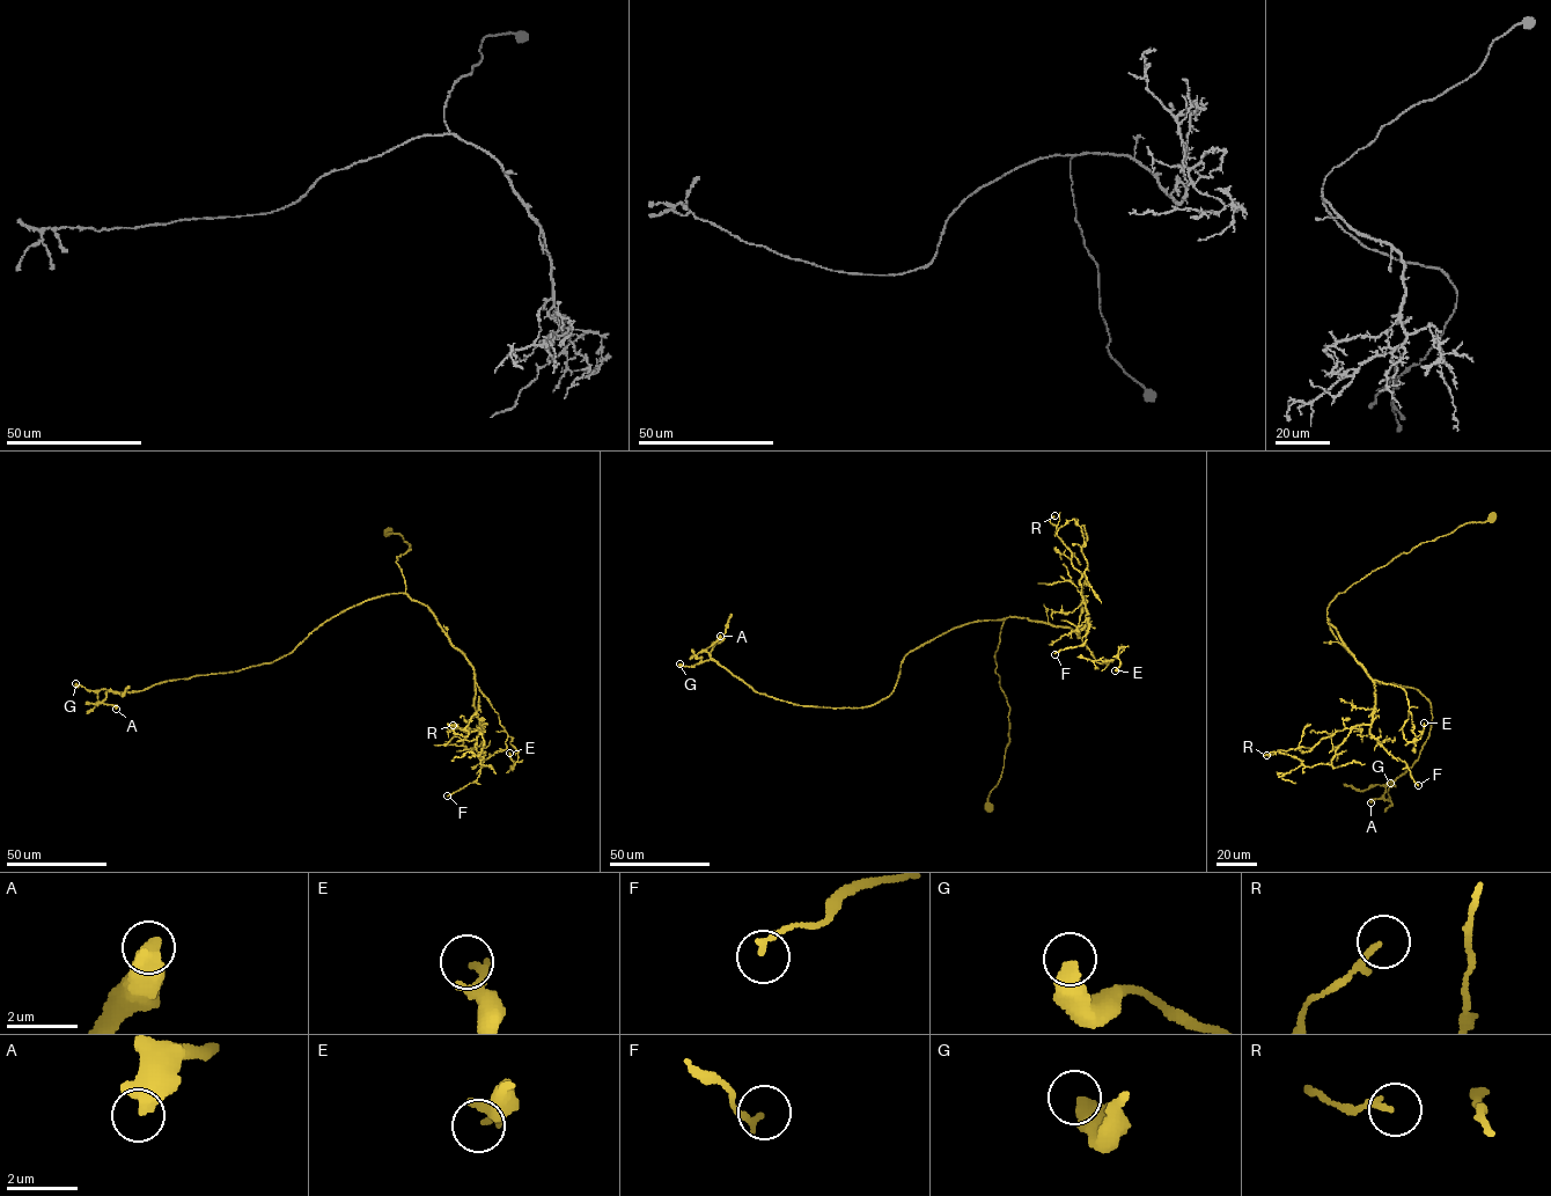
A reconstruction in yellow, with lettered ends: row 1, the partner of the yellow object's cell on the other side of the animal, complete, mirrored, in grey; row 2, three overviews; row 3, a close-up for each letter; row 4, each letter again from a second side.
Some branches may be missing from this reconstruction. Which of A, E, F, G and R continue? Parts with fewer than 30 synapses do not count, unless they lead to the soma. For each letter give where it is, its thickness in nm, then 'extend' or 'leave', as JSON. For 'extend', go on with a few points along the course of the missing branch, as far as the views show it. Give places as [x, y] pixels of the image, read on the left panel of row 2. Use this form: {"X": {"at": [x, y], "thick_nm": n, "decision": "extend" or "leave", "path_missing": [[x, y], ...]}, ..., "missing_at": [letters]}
{"A": {"at": [116, 709], "thick_nm": 600, "decision": "leave"}, "E": {"at": [509, 753], "thick_nm": 220, "decision": "leave"}, "F": {"at": [447, 795], "thick_nm": 160, "decision": "leave"}, "G": {"at": [75, 683], "thick_nm": 550, "decision": "leave"}, "R": {"at": [453, 725], "thick_nm": 170, "decision": "leave"}, "missing_at": []}

